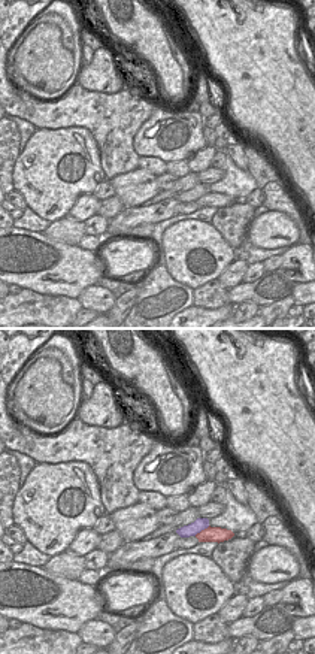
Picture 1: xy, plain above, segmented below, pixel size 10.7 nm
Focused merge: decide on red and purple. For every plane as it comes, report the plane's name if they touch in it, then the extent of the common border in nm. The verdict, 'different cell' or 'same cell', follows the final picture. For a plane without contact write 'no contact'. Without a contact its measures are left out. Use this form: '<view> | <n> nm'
xy | 200 nm

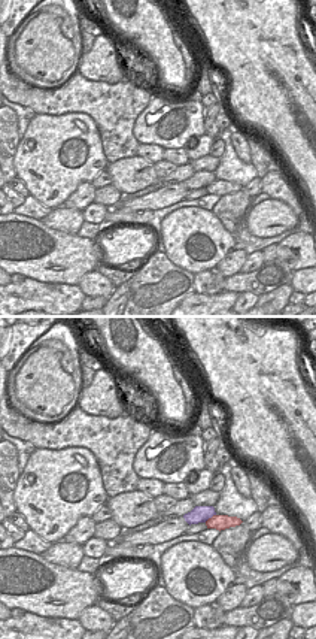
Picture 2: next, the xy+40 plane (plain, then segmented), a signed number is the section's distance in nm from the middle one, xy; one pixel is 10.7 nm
xy+40 | 150 nm

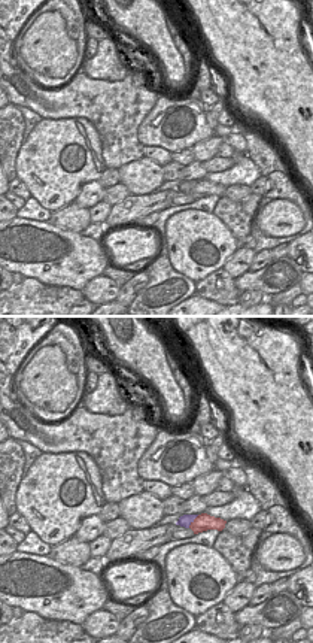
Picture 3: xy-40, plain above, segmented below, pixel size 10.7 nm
xy-40 | 190 nm

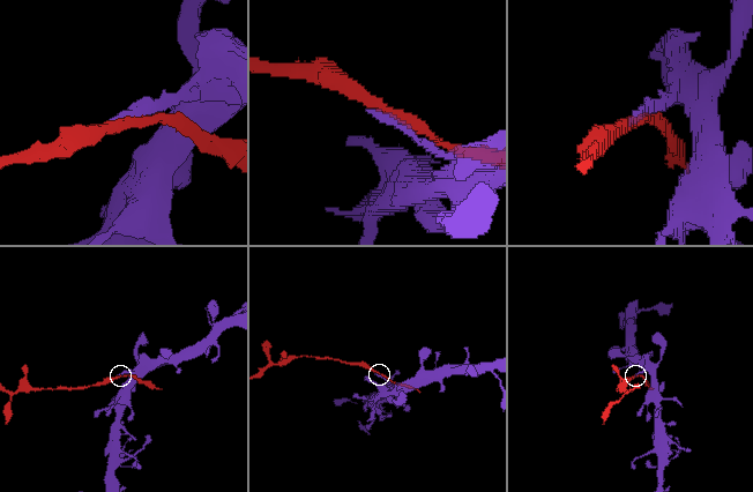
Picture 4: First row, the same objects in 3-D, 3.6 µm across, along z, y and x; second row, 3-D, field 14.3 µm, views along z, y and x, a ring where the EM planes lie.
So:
different cell

